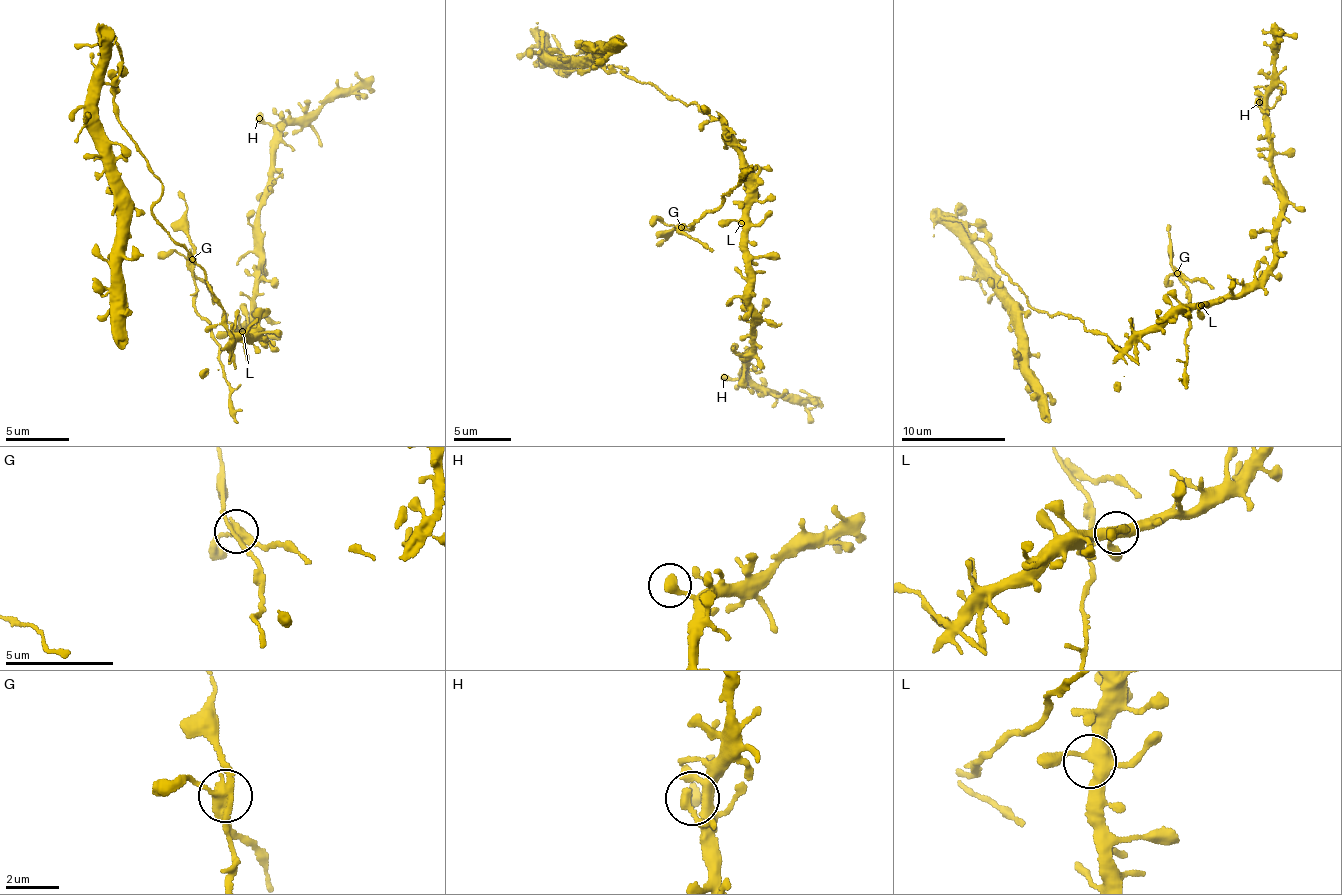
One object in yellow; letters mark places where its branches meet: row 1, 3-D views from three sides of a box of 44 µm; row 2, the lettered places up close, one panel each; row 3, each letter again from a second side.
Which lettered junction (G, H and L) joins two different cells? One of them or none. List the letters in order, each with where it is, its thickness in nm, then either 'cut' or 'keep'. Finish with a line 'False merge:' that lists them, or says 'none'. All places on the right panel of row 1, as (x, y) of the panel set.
G: at (1177, 273); 320 nm thick; cut
H: at (1259, 102); 440 nm thick; keep
L: at (1201, 305); 400 nm thick; keep
False merge: G

